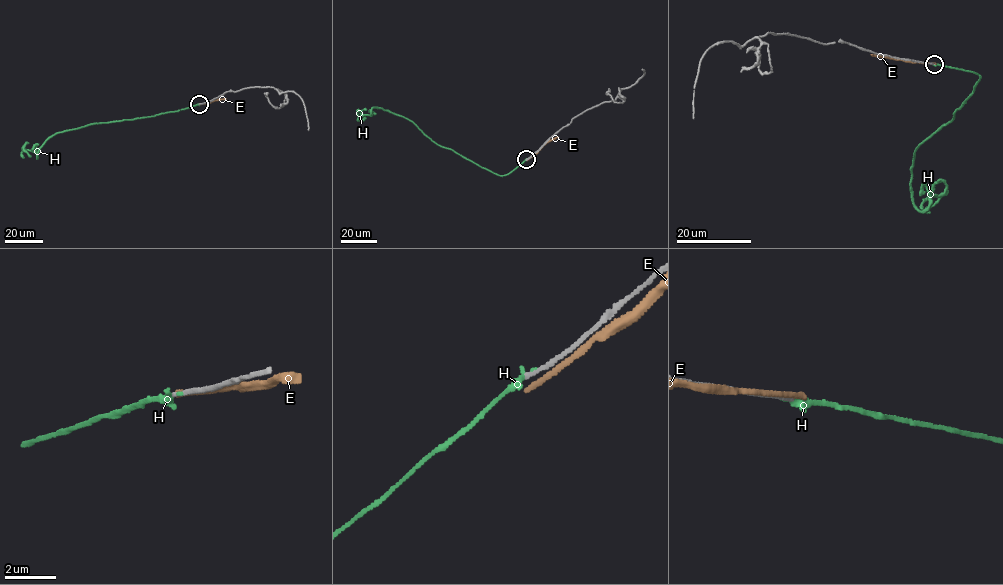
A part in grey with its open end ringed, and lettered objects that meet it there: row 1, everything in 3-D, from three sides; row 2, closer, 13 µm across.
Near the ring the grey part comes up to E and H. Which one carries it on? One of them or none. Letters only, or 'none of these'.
H

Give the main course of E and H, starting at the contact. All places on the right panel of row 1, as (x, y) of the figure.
E: (929, 62), (871, 54)
H: (932, 64), (980, 77), (954, 118), (915, 150), (914, 206), (922, 212), (946, 184), (936, 182), (922, 208)

